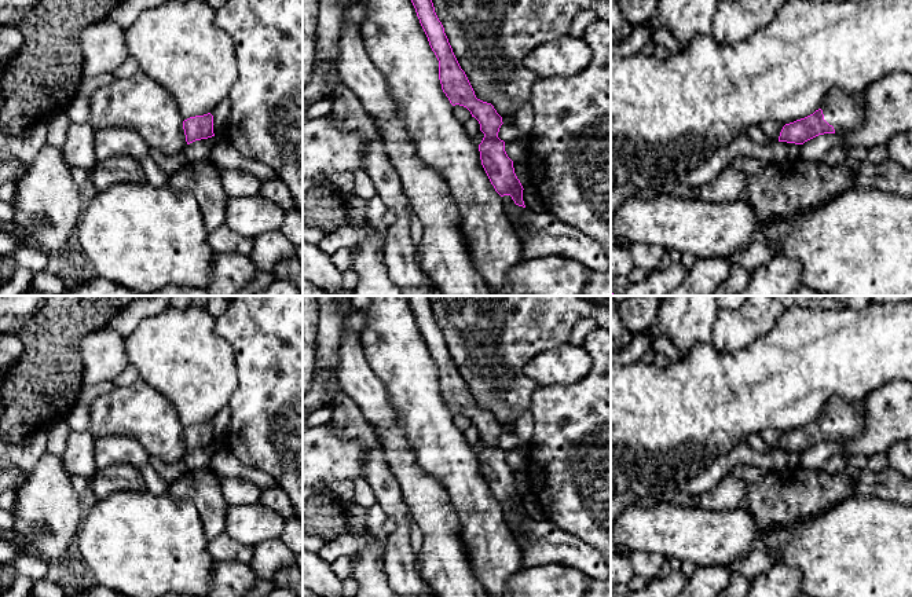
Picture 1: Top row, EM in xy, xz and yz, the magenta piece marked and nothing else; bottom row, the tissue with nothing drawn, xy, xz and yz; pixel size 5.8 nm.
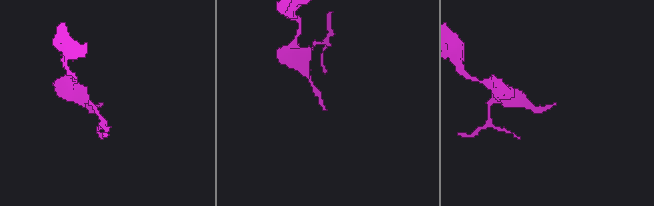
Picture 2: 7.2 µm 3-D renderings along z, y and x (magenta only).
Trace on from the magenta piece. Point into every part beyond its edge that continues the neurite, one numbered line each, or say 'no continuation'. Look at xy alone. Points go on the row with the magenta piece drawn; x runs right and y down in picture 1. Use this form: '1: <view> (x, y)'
no continuation

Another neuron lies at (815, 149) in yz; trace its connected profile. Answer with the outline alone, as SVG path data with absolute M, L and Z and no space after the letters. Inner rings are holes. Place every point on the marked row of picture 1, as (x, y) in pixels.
M824 133L805 142L801 144L799 158L807 161L823 161L824 155L836 146L846 151L847 158L857 161L879 165L890 158L887 144L869 149L862 146L847 146L840 133Z

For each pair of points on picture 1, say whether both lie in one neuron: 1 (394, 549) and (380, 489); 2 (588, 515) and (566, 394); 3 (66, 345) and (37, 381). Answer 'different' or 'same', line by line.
1: same
2: same
3: same

